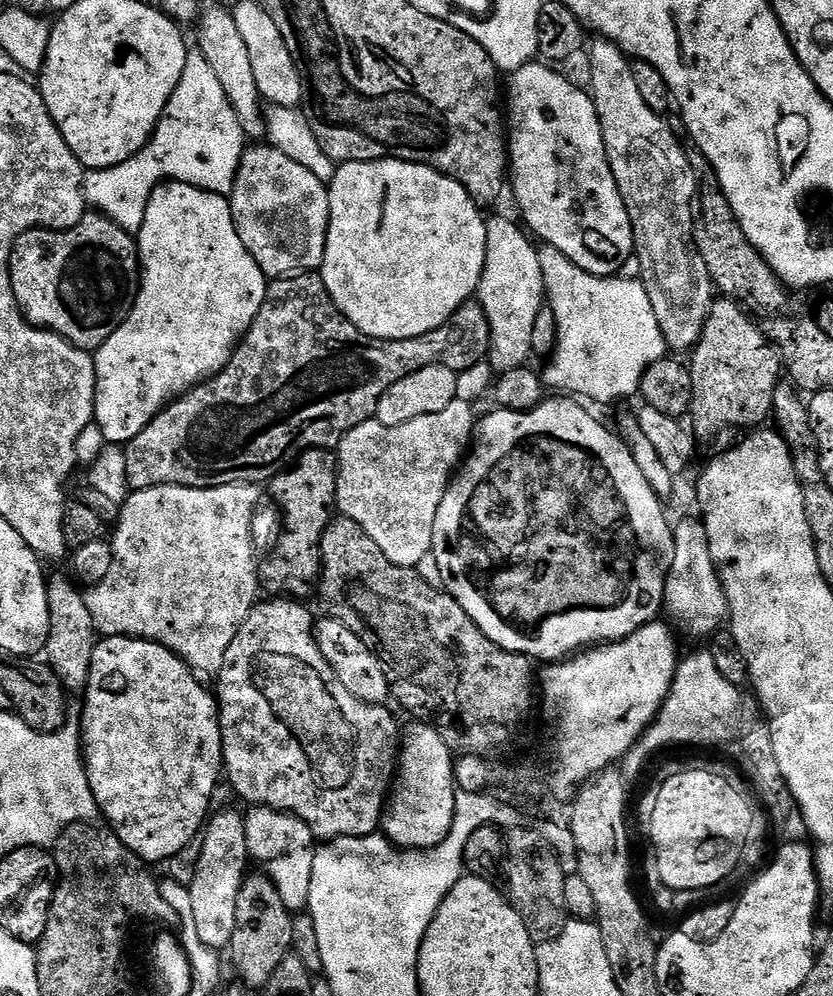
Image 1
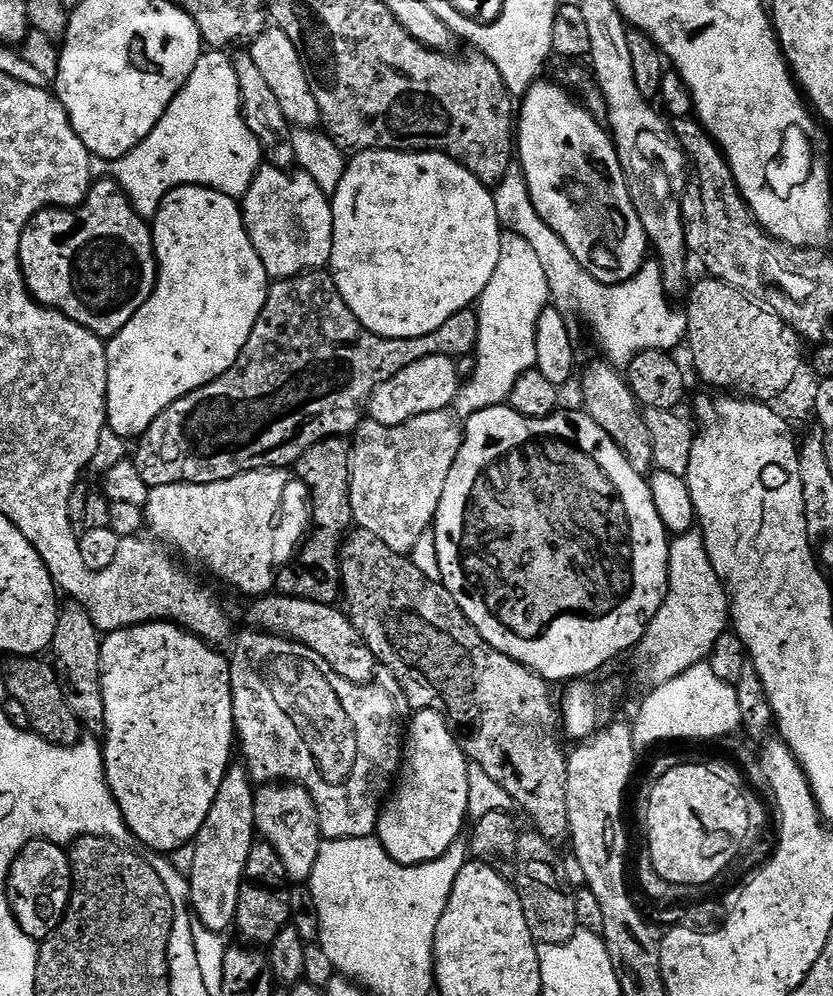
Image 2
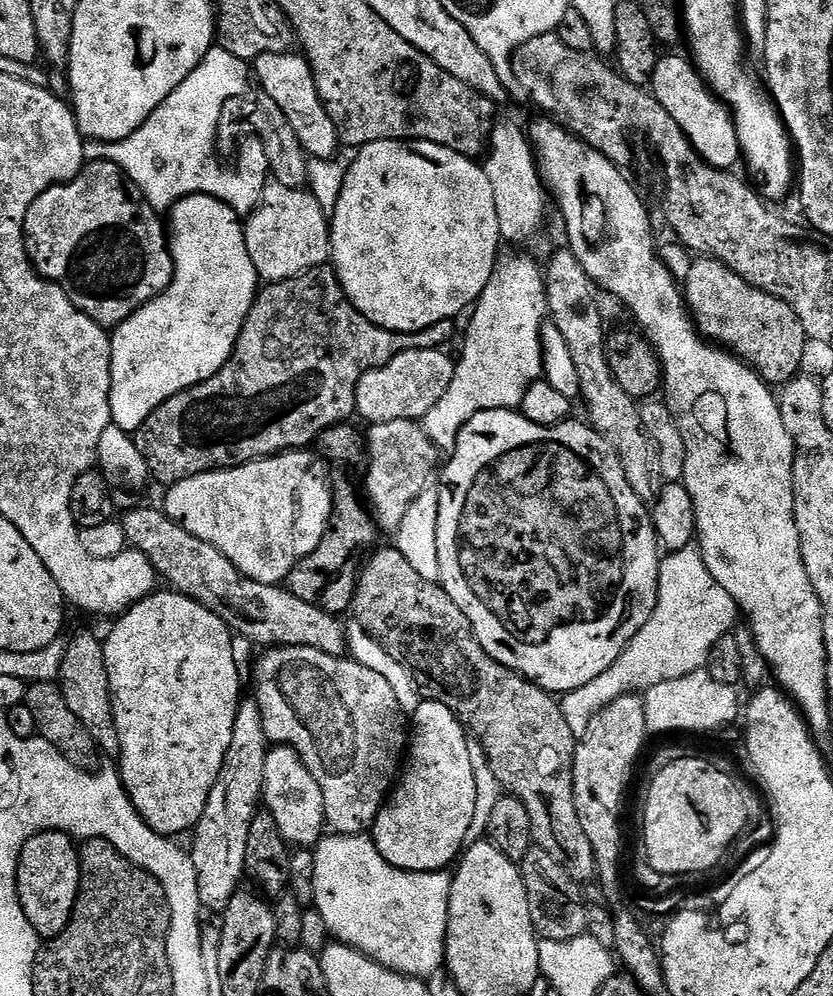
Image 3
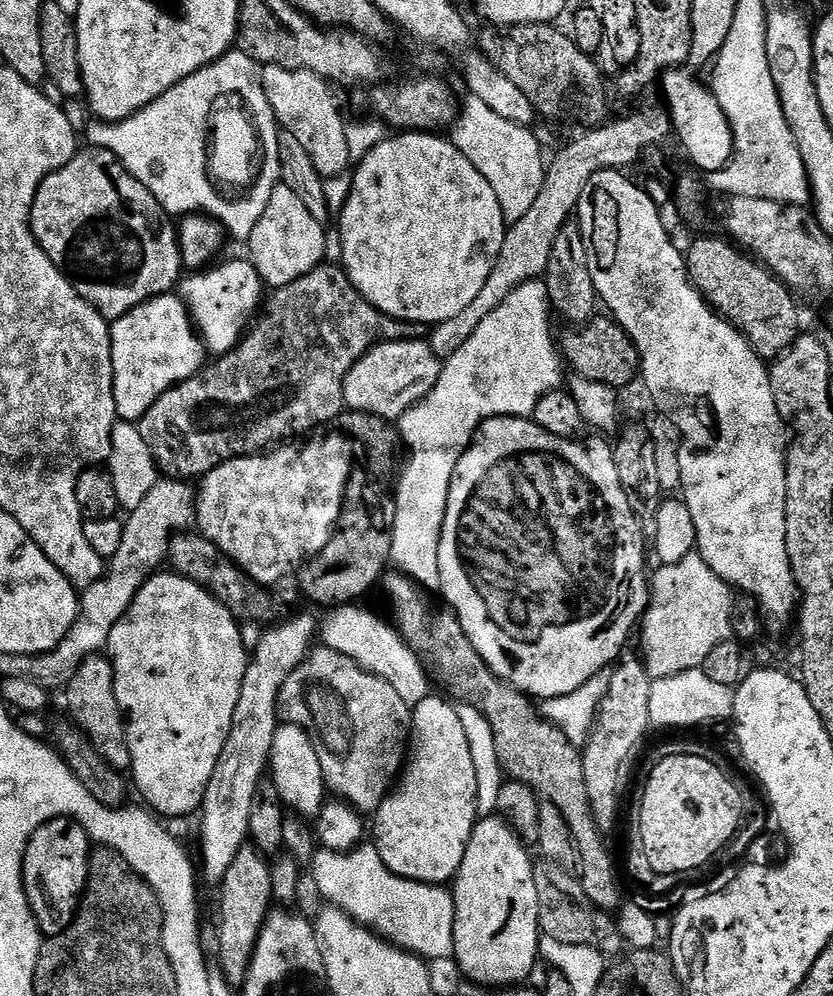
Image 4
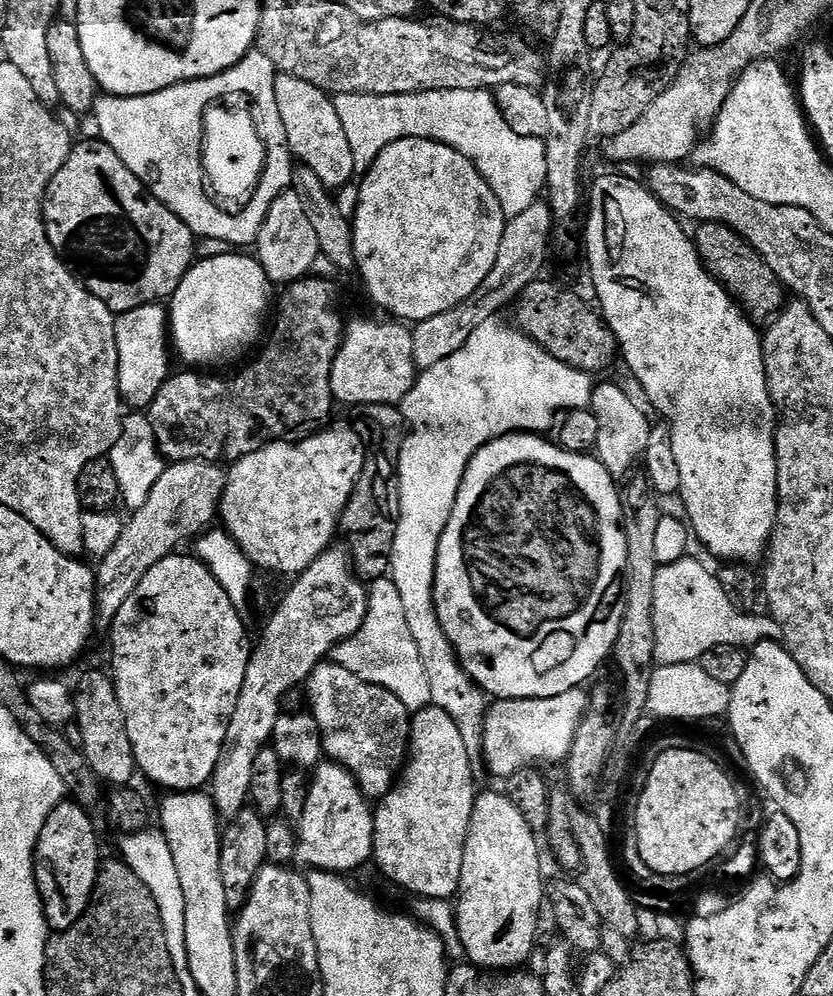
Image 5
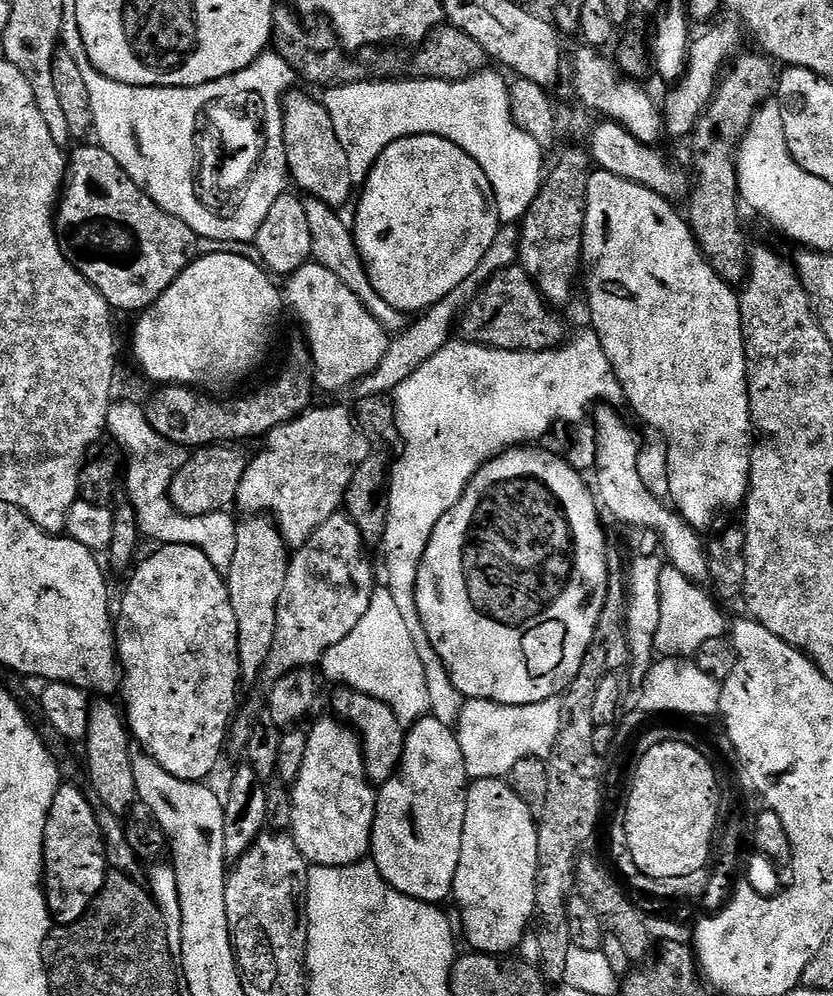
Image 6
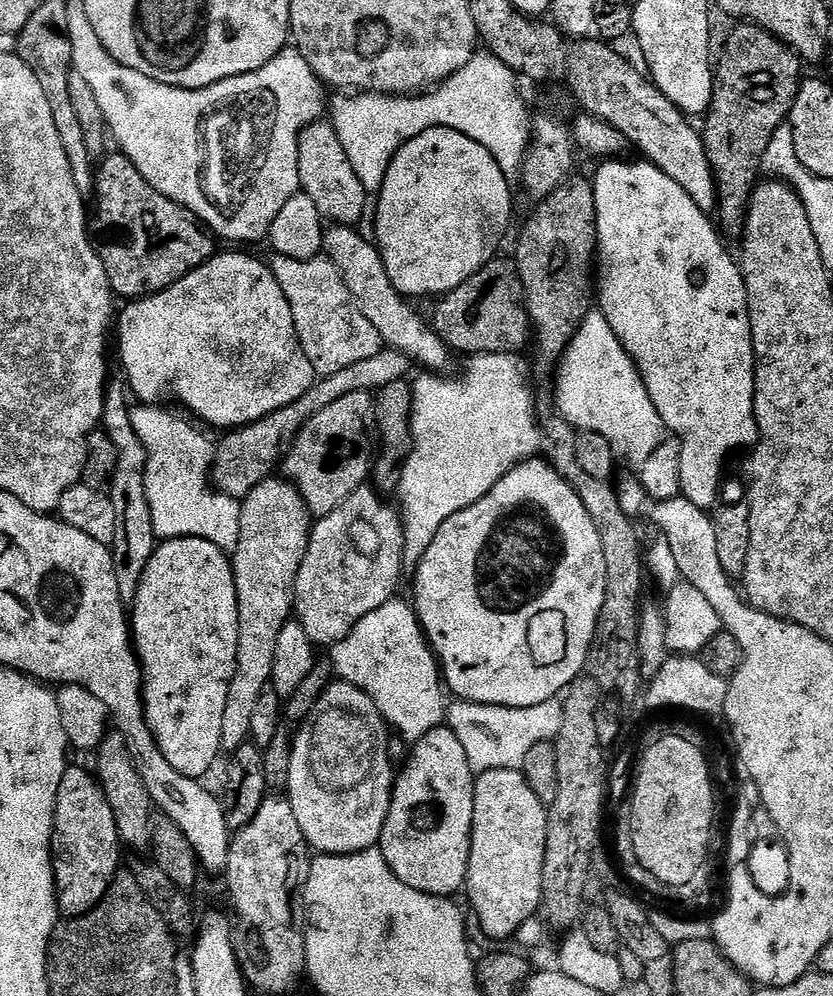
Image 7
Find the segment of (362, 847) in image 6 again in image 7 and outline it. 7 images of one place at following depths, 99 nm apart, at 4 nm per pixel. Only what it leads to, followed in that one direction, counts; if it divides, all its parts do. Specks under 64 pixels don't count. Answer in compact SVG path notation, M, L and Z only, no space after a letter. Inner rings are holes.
M332 682L318 698L313 712L295 729L286 798L309 849L325 856L349 856L379 845L394 783L394 768L392 772L392 760L388 757L388 733L388 722L375 702L358 686L343 682Z

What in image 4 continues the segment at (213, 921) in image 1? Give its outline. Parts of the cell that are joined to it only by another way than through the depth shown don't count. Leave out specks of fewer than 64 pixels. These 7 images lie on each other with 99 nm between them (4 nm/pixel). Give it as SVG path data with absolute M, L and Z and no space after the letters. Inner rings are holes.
M304 612L301 616L290 617L277 628L268 628L263 633L258 648L250 654L248 669L242 678L242 694L238 694L238 706L234 710L234 722L226 738L226 746L222 746L218 766L214 766L210 786L206 786L202 811L198 816L204 884L206 882L218 886L222 878L226 878L226 870L230 870L238 850L249 843L250 801L254 798L254 790L269 771L268 759L278 727L280 688L304 657L313 651L312 639L316 640L317 636L317 618L315 620L310 613Z

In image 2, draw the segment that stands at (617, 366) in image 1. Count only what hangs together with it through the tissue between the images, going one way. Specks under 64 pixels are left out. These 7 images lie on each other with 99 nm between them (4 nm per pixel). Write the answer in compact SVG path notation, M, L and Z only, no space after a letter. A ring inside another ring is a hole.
M519 167L509 168L493 191L495 210L501 227L505 231L518 234L526 239L541 263L546 275L548 295L551 303L565 314L577 312L588 323L594 339L605 352L607 363L626 366L639 352L658 350L671 353L685 343L688 334L688 317L683 311L675 312L668 305L669 293L664 290L664 279L660 266L655 262L645 262L640 273L621 284L598 282L570 254L570 246L554 233L530 201L529 188L524 173Z

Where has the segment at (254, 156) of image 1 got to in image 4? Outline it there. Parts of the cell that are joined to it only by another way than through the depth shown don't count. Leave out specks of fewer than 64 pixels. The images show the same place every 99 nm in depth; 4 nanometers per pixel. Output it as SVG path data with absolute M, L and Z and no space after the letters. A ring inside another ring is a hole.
M277 183L270 194L270 202L266 202L266 210L262 210L262 218L258 218L258 226L254 226L248 235L247 259L256 267L261 281L267 287L269 284L269 289L286 286L325 263L324 251L328 248L328 240L324 237L324 227L314 214L310 214L310 210L306 210L290 186Z

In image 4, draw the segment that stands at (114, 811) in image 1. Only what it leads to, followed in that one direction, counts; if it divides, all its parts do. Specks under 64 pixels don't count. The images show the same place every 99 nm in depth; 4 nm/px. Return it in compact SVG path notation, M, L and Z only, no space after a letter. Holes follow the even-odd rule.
M167 571L144 581L118 626L110 630L106 649L114 670L114 694L126 721L124 733L132 759L130 780L149 804L145 805L160 818L201 811L206 786L210 786L214 766L218 766L222 746L226 746L234 722L242 678L250 659L243 648L241 625L231 610L190 578Z

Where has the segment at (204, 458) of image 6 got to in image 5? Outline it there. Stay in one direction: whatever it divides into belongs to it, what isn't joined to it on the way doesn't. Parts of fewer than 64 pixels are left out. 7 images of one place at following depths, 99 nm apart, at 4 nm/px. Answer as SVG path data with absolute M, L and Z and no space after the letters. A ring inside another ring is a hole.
M210 460L169 463L150 490L145 505L127 517L122 538L118 538L114 550L99 561L100 568L95 569L96 622L101 629L111 629L118 610L122 610L126 598L138 590L138 582L146 578L150 569L158 566L162 558L173 555L183 540L195 541L212 524L211 520L217 519L226 483L225 469L220 467Z

